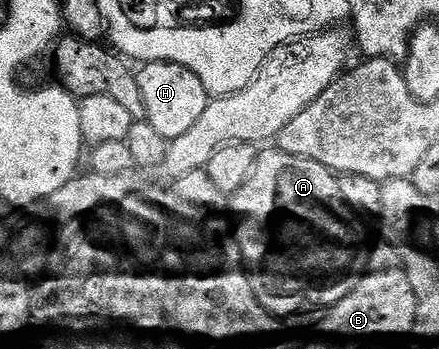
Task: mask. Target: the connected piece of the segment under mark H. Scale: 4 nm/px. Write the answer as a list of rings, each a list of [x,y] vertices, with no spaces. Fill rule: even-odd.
[[[155,61],[140,64],[136,72],[139,93],[143,93],[144,122],[149,123],[159,137],[166,141],[179,137],[187,133],[187,129],[191,129],[199,117],[203,117],[203,109],[207,109],[211,96],[203,81],[199,81],[191,69],[167,61]]]

